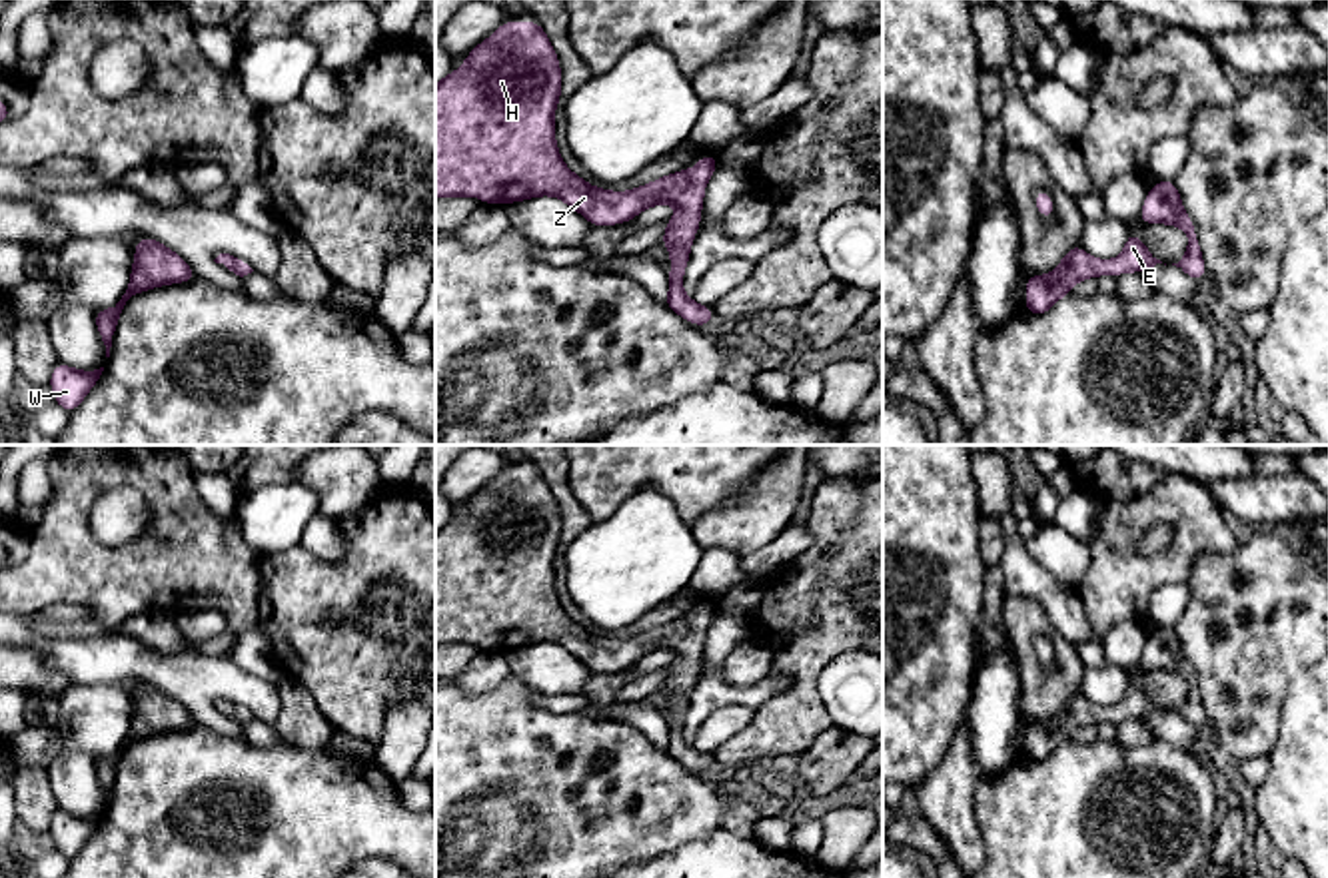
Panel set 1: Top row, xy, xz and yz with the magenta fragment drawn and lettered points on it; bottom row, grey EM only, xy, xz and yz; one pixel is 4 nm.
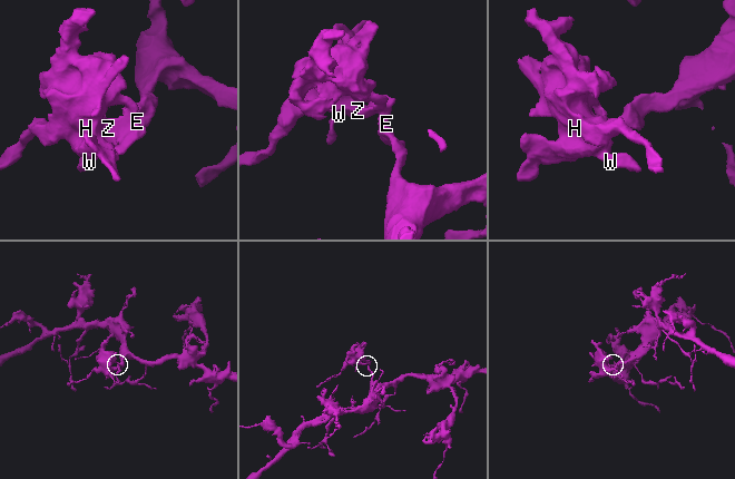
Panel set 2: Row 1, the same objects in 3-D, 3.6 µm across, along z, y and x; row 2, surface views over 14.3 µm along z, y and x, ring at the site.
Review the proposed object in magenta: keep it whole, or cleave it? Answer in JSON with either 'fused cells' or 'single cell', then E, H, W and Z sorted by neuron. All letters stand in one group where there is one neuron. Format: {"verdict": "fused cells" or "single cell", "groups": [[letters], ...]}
{"verdict": "single cell", "groups": [["E", "H", "W", "Z"]]}

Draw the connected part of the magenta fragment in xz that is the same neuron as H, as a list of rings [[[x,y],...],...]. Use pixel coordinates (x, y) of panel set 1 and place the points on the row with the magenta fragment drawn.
[[[503,22],[477,44],[457,72],[435,84],[435,198],[473,198],[477,204],[521,202],[555,196],[593,225],[631,221],[651,206],[673,204],[677,216],[667,220],[659,243],[671,251],[669,293],[665,303],[685,321],[705,327],[713,307],[703,307],[683,293],[683,273],[691,243],[701,223],[705,184],[717,170],[717,156],[699,158],[693,170],[663,176],[647,186],[611,192],[589,186],[561,160],[555,146],[555,108],[561,96],[557,54],[539,22]]]

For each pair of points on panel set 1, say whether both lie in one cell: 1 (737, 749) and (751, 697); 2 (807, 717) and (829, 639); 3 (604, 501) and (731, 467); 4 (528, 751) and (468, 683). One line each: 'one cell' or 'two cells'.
1: two cells
2: one cell
3: one cell
4: two cells

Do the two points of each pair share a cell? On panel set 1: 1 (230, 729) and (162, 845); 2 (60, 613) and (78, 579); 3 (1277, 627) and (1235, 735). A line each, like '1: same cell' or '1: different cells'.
1: different cells
2: different cells
3: same cell

